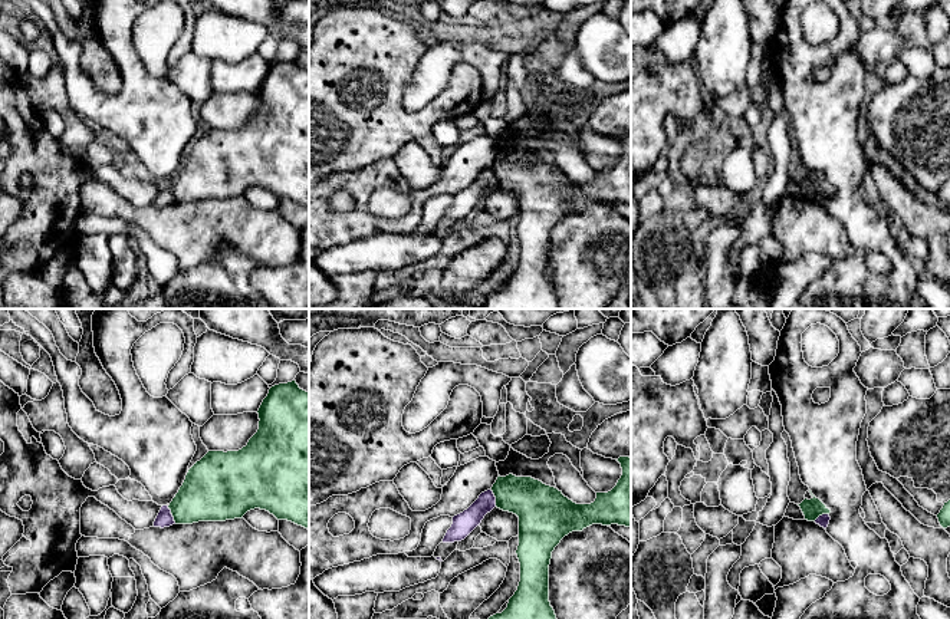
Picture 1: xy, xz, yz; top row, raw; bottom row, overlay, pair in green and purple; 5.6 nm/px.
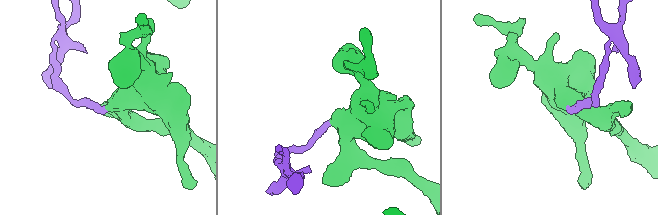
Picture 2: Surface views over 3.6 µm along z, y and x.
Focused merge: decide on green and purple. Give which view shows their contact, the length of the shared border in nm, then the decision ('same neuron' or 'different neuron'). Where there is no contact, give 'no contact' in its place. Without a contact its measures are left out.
xy | 120 nm | different neuron

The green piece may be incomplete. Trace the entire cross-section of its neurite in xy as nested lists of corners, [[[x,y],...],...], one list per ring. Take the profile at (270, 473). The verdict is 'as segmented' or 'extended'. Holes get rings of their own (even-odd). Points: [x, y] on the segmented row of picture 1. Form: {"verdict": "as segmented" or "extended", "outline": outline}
{"verdict": "as segmented", "outline": [[[296,381],[269,389],[259,411],[259,429],[239,451],[208,451],[187,473],[168,508],[175,524],[243,518],[254,508],[266,510],[277,520],[287,520],[309,530],[309,392]]]}

